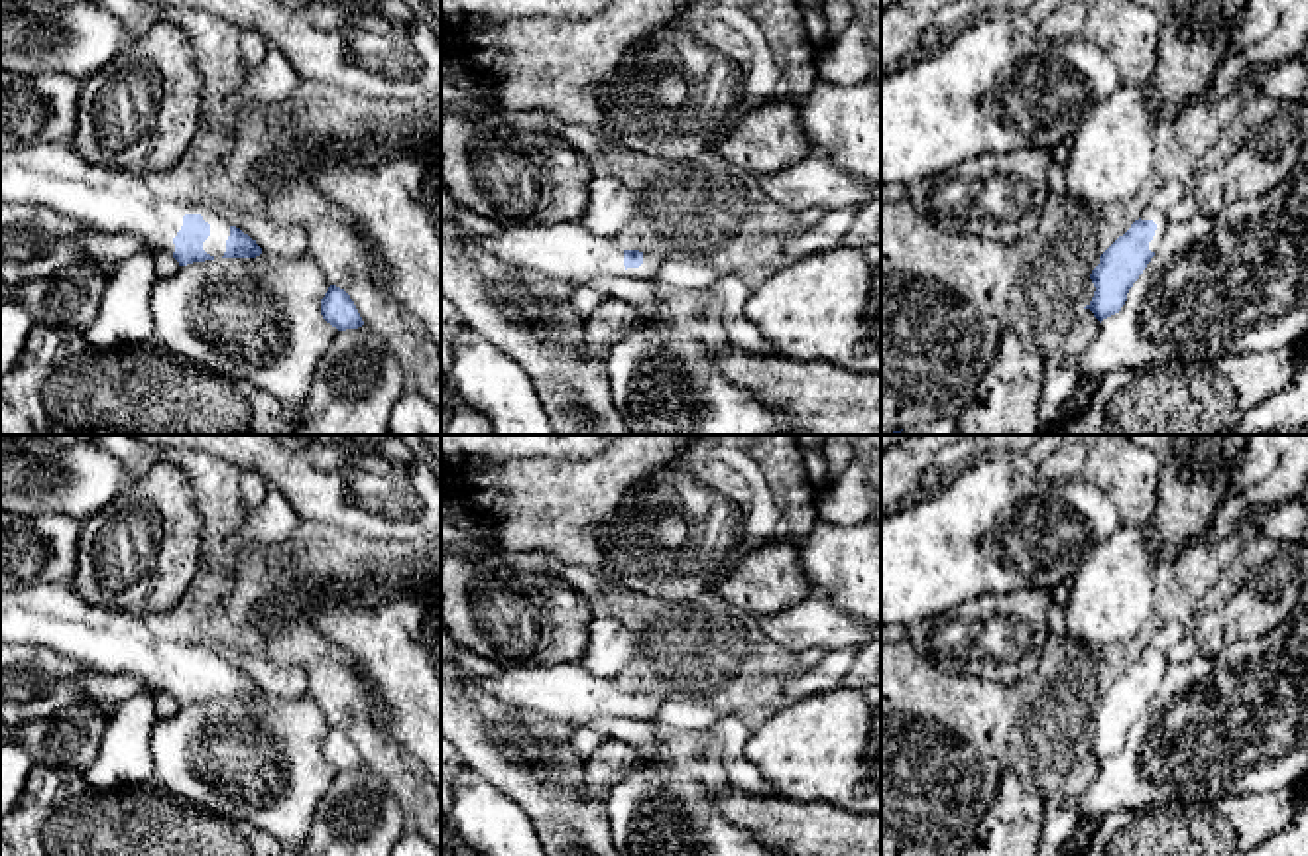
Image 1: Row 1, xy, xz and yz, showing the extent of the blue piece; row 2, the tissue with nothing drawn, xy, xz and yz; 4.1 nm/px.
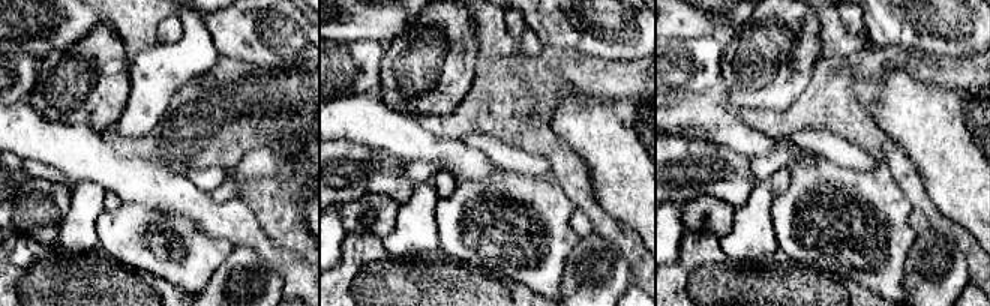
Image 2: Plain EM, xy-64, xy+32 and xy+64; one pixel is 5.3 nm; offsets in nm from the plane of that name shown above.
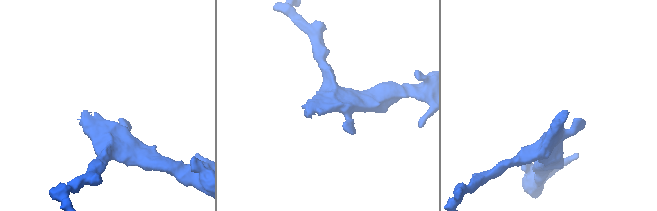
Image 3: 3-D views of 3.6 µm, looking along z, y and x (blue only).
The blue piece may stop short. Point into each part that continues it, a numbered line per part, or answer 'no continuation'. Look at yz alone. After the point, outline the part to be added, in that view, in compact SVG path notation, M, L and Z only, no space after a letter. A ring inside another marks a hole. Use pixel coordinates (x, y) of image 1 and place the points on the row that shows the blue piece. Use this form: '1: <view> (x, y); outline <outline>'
1: yz (1149, 213); outline M1147 207L1141 216L1141 220L1153 220L1157 224L1157 230L1155 230L1155 236L1153 240L1149 242L1149 250L1151 252L1159 252L1160 244L1162 244L1162 238L1166 234L1166 226L1168 226L1168 218L1162 211L1159 209L1153 209L1153 207Z

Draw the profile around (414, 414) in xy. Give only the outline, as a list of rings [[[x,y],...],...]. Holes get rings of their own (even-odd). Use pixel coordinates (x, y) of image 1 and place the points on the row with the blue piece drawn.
[[[409,384],[389,415],[387,435],[441,435],[441,409]]]

